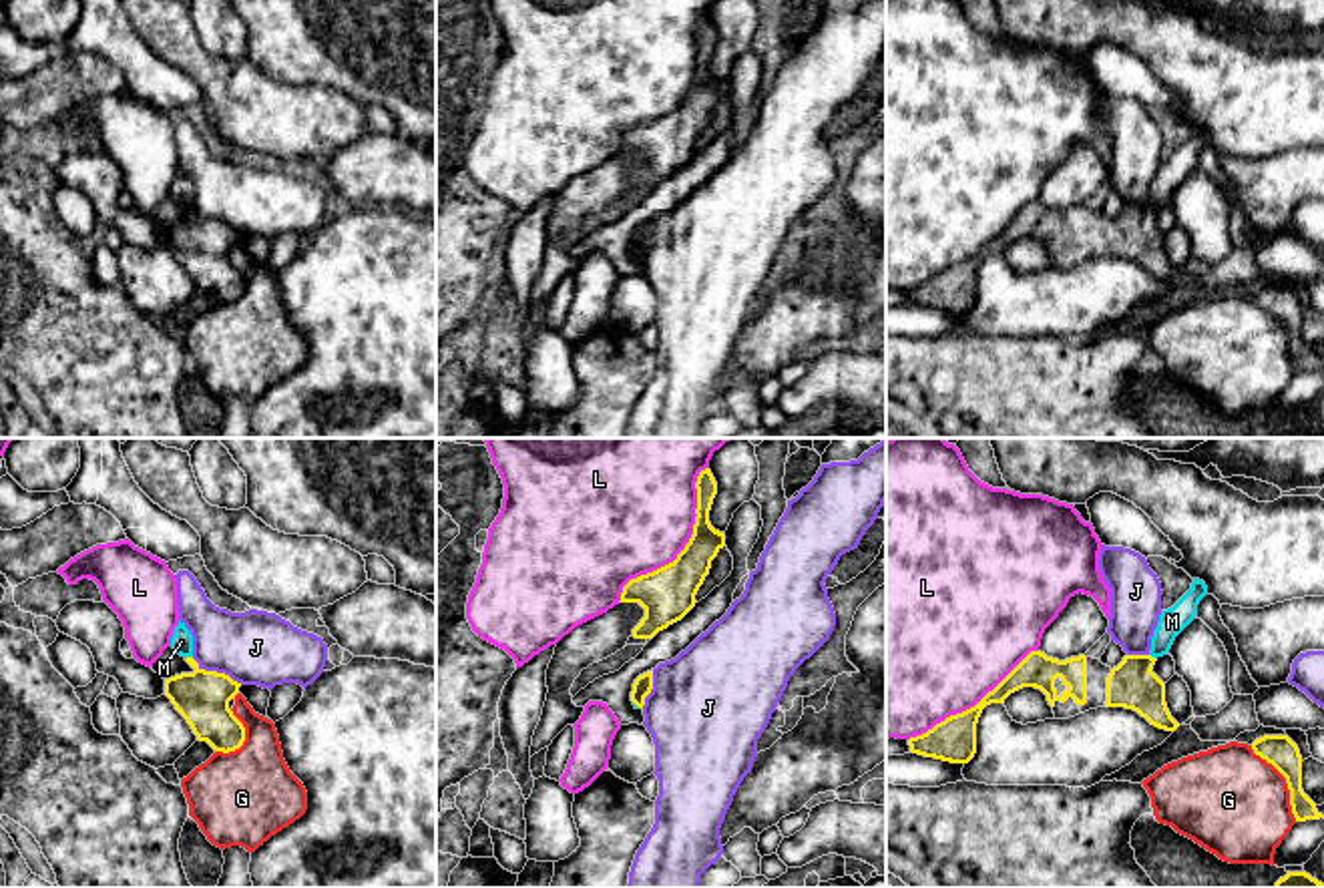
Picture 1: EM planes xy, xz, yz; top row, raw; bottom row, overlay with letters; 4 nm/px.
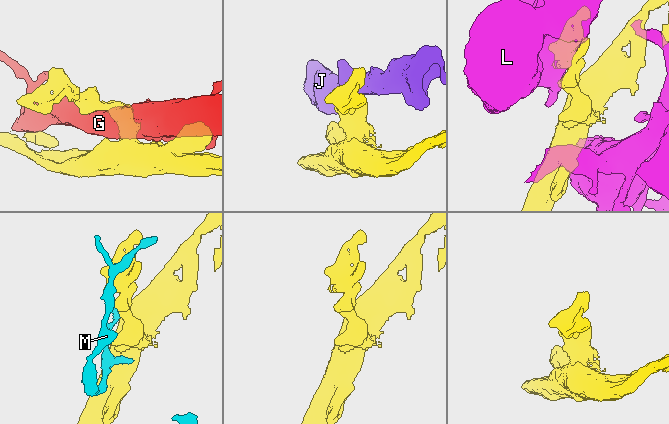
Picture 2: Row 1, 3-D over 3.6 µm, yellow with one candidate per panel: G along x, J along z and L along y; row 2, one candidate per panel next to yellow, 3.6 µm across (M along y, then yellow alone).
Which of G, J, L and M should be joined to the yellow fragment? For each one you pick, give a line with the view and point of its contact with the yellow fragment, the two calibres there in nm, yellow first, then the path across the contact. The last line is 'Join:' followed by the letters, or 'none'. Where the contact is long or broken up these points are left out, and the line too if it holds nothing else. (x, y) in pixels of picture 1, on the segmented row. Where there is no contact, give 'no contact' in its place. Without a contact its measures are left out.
Join: none

